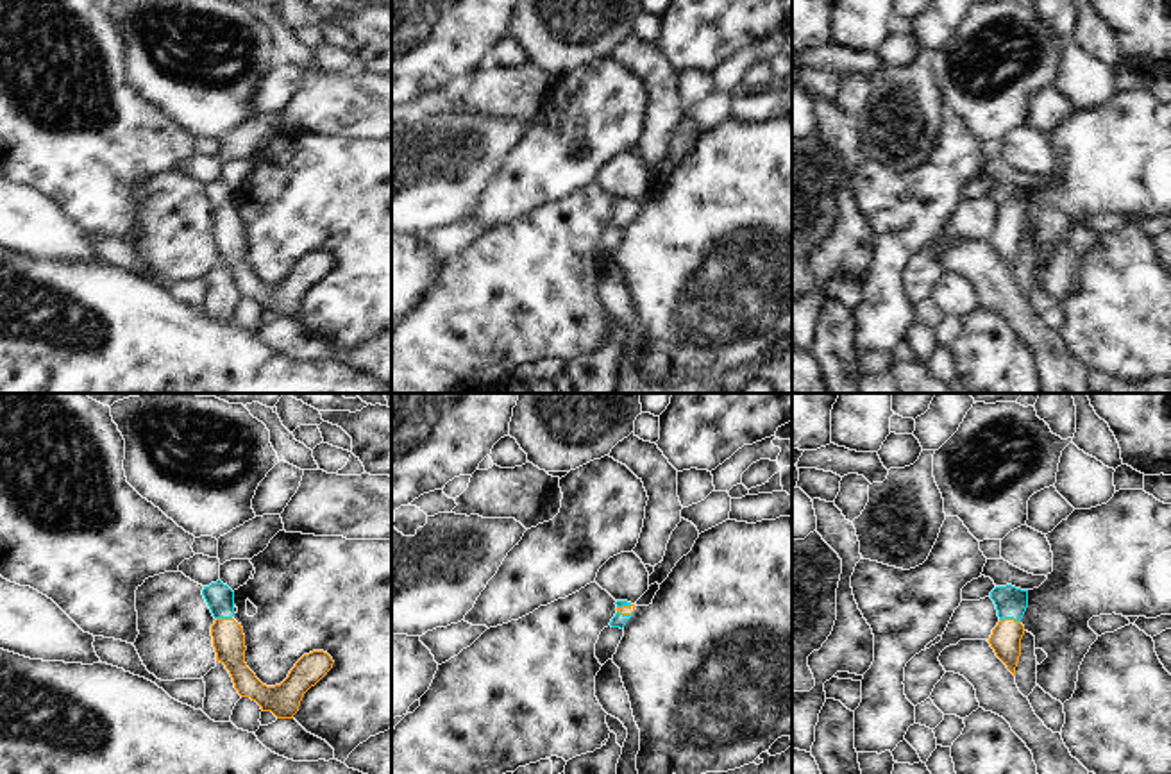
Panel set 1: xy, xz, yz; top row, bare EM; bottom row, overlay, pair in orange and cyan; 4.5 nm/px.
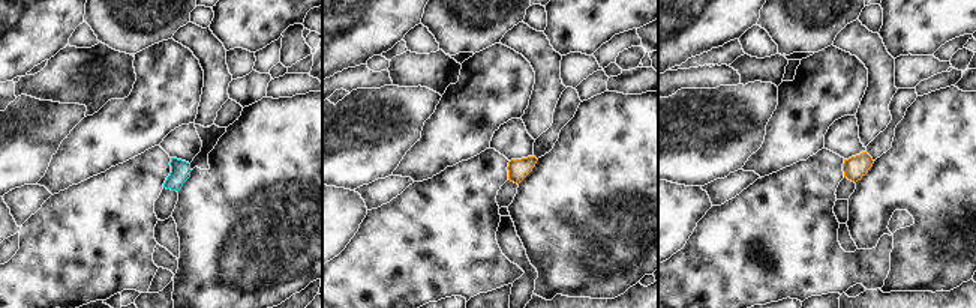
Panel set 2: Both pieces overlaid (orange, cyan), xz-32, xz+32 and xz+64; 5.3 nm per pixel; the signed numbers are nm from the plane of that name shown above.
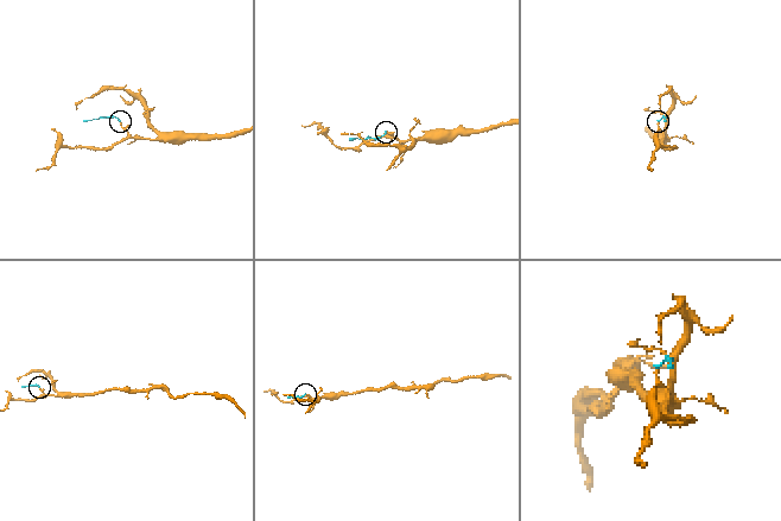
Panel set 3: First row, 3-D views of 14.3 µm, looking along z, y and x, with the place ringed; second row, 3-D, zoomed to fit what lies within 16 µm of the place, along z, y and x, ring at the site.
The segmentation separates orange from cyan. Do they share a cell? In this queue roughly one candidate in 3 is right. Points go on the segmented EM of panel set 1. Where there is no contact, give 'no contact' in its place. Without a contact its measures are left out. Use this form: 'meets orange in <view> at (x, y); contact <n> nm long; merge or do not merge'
meets orange in yz at (1010, 619); contact 100 nm long; merge

